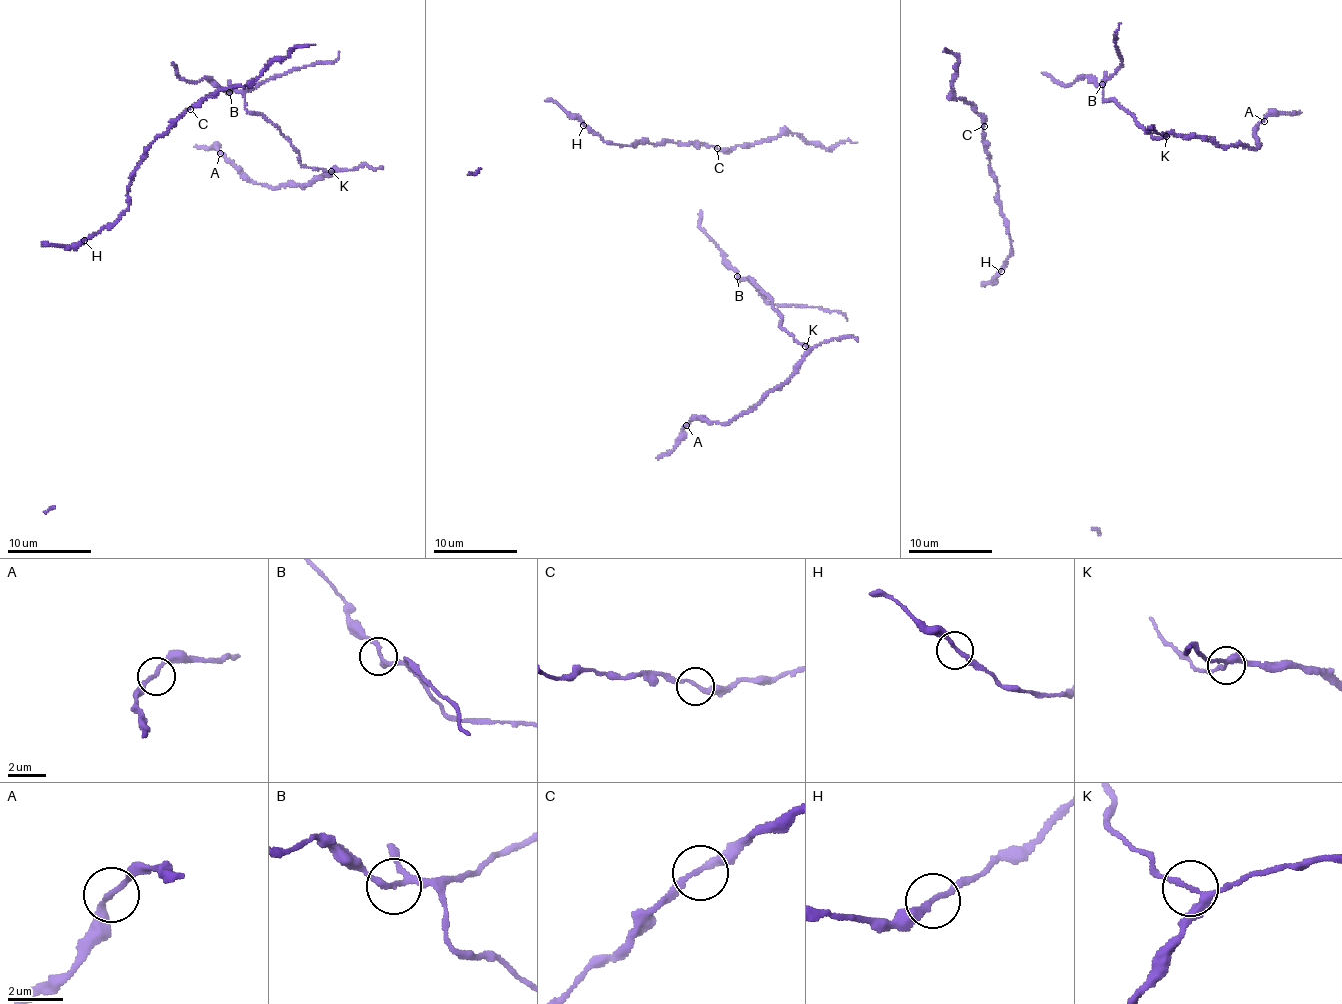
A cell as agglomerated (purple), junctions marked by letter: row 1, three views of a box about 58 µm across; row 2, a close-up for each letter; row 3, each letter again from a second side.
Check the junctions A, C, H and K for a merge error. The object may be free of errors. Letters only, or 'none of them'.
K

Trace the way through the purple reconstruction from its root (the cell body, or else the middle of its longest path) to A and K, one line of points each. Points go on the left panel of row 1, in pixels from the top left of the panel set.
A: (175, 64), (184, 80), (238, 90), (303, 165), (334, 168), (272, 187), (249, 182), (220, 153)
K: (175, 64), (184, 80), (205, 78), (226, 92), (238, 90), (245, 107), (280, 132), (303, 165), (332, 171)

